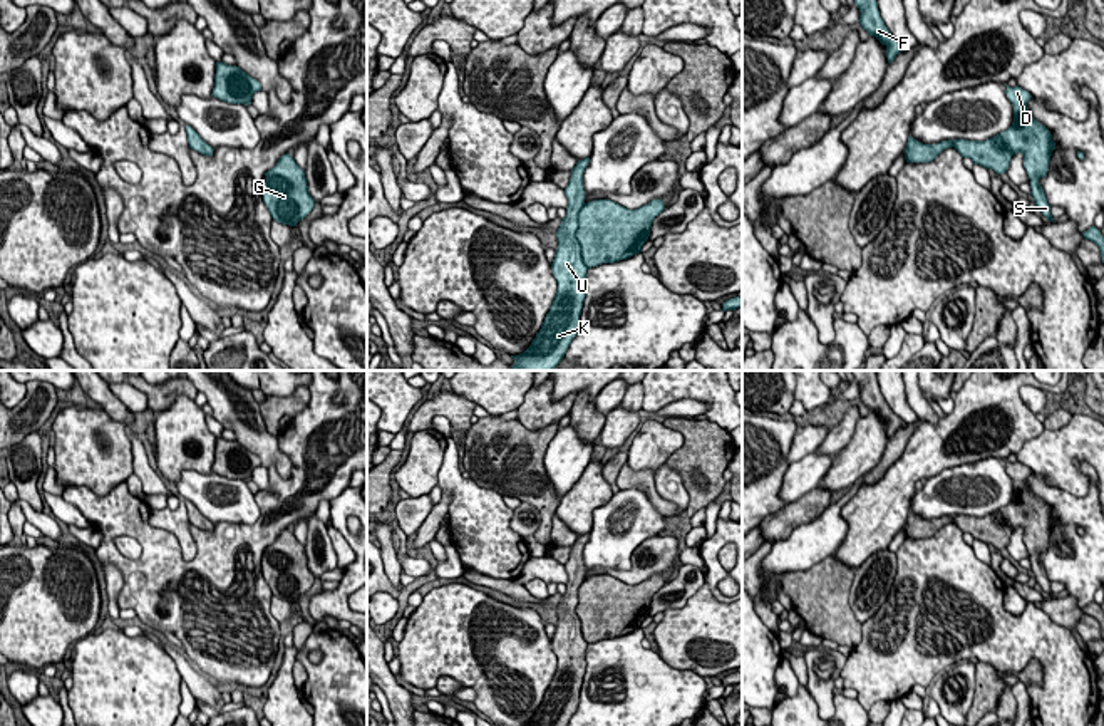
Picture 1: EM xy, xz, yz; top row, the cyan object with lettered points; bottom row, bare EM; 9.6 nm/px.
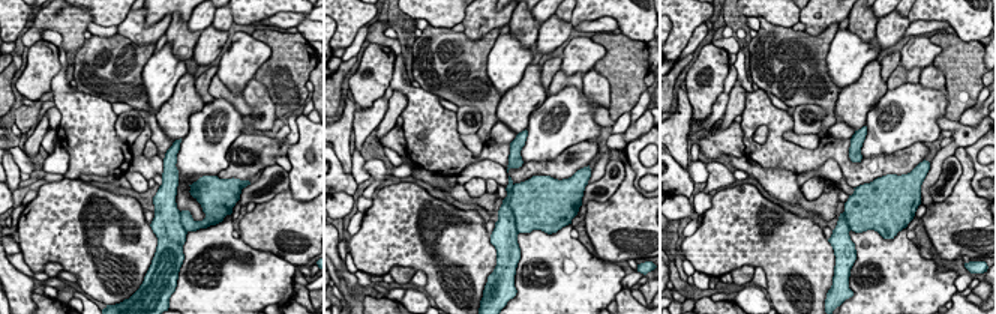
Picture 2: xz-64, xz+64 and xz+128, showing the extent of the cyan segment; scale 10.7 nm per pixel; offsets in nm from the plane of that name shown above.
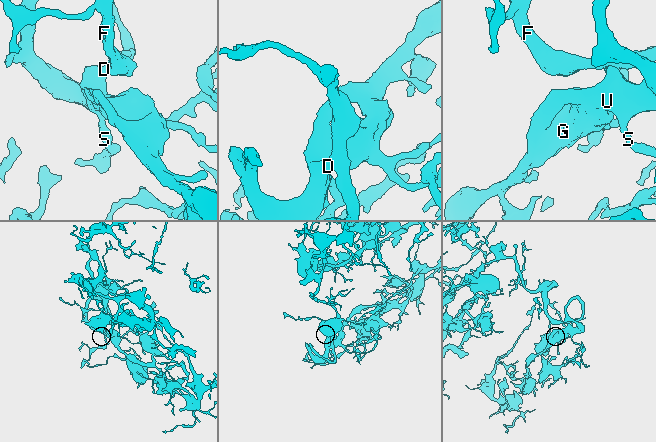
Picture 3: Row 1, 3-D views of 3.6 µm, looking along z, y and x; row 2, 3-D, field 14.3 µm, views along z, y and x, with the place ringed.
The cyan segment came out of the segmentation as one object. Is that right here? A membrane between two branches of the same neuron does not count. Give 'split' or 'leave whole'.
leave whole

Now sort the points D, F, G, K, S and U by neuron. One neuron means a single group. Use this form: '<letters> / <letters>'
D F G K S U

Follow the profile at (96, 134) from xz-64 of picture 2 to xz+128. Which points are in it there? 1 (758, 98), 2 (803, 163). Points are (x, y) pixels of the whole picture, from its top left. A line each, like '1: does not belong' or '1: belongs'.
1: belongs
2: belongs

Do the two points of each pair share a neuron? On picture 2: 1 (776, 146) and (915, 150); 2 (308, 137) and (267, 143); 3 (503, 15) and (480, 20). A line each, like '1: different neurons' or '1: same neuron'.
1: same neuron
2: different neurons
3: same neuron

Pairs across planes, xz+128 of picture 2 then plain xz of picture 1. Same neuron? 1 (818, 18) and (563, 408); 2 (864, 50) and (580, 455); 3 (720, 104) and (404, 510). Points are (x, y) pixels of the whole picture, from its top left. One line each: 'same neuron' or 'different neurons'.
1: same neuron
2: same neuron
3: same neuron

